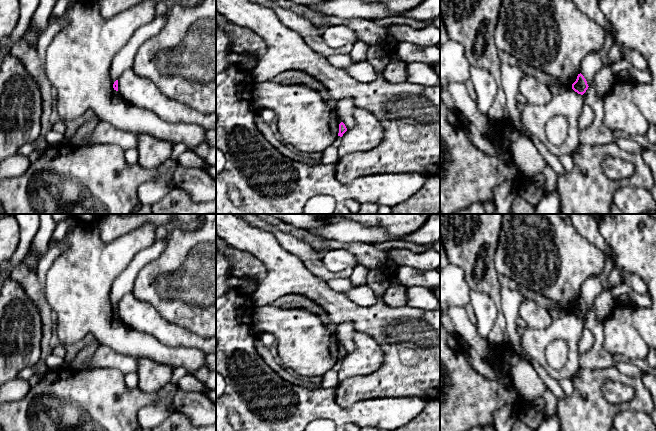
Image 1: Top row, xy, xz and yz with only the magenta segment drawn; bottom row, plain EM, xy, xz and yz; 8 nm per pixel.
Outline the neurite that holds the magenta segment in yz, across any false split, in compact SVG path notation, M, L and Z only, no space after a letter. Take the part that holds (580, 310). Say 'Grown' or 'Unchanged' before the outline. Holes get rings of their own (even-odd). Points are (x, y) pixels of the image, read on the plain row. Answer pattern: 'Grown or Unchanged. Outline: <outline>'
Unchanged. Outline: M581 297L578 298L576 305L572 308L572 313L578 318L583 319L588 311L589 310L584 300Z

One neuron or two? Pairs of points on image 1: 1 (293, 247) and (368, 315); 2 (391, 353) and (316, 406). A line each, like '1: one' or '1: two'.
1: two
2: two

